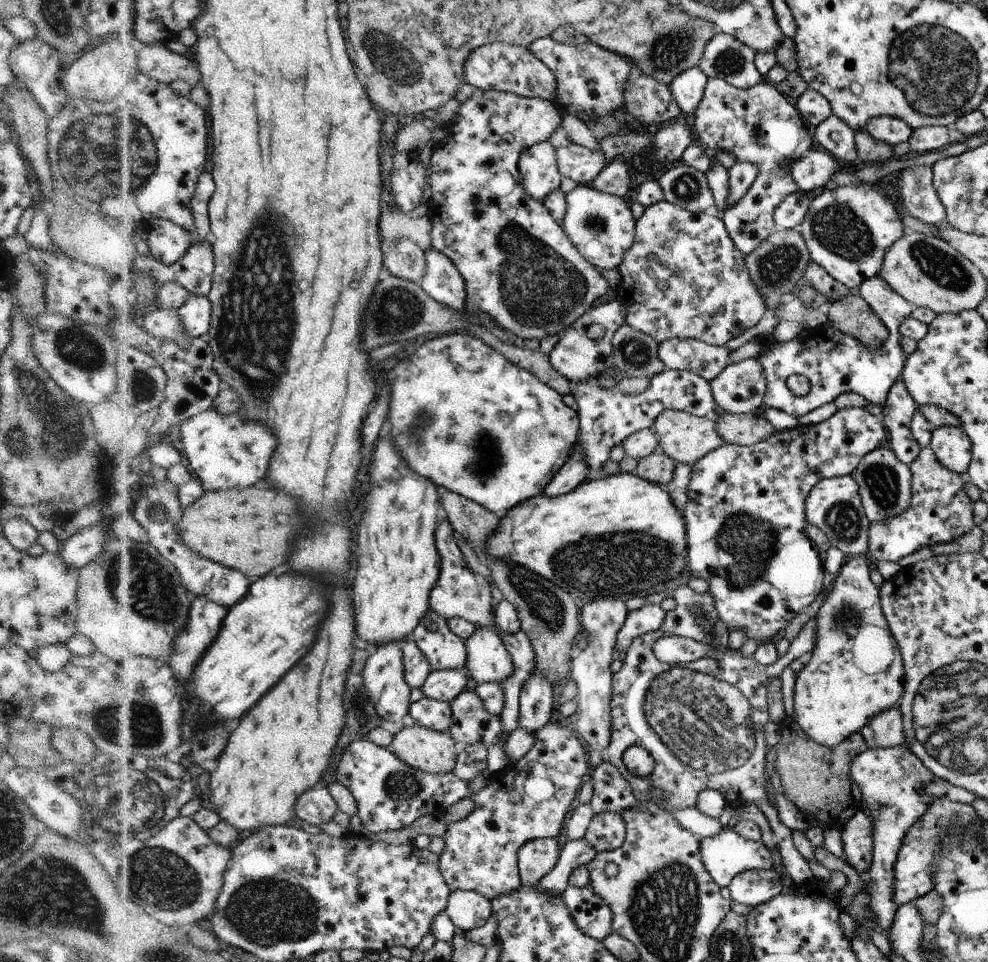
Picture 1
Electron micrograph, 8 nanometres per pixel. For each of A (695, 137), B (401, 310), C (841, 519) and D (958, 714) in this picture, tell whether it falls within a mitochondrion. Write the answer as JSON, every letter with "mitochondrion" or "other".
{"A":"other","B":"mitochondrion","C":"mitochondrion","D":"mitochondrion"}

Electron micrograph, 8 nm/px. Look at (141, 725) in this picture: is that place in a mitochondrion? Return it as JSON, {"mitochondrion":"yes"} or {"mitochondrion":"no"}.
{"mitochondrion":"yes"}

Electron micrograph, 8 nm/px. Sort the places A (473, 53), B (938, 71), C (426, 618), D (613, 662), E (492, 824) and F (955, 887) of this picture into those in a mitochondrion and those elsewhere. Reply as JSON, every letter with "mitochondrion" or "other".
{"A":"other","B":"mitochondrion","C":"other","D":"other","E":"other","F":"other"}

